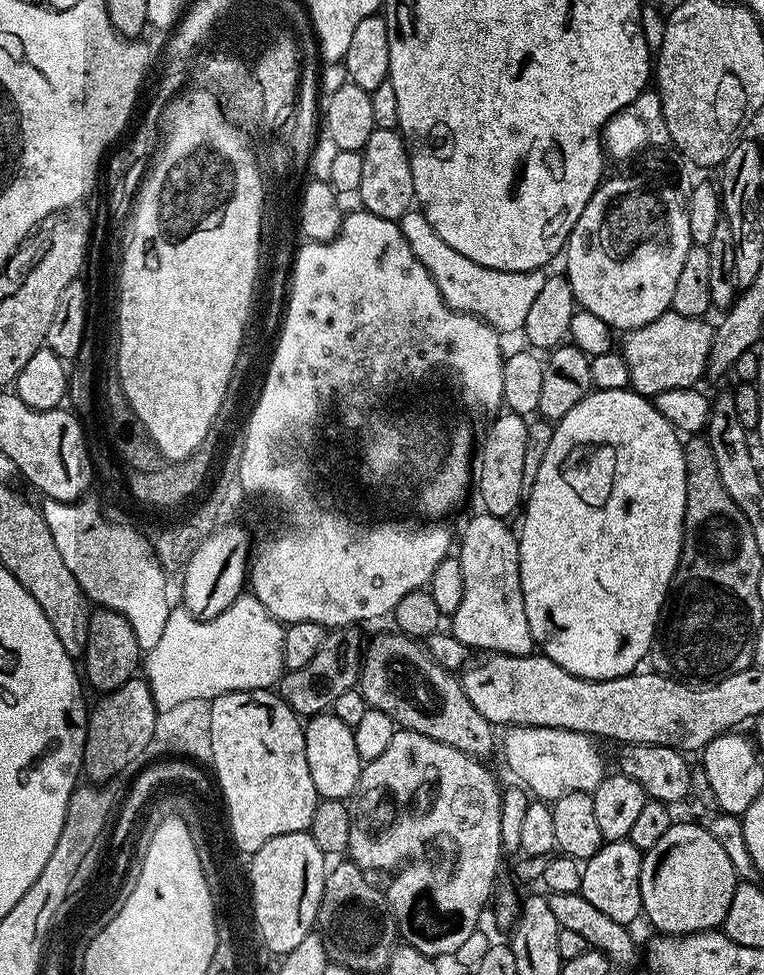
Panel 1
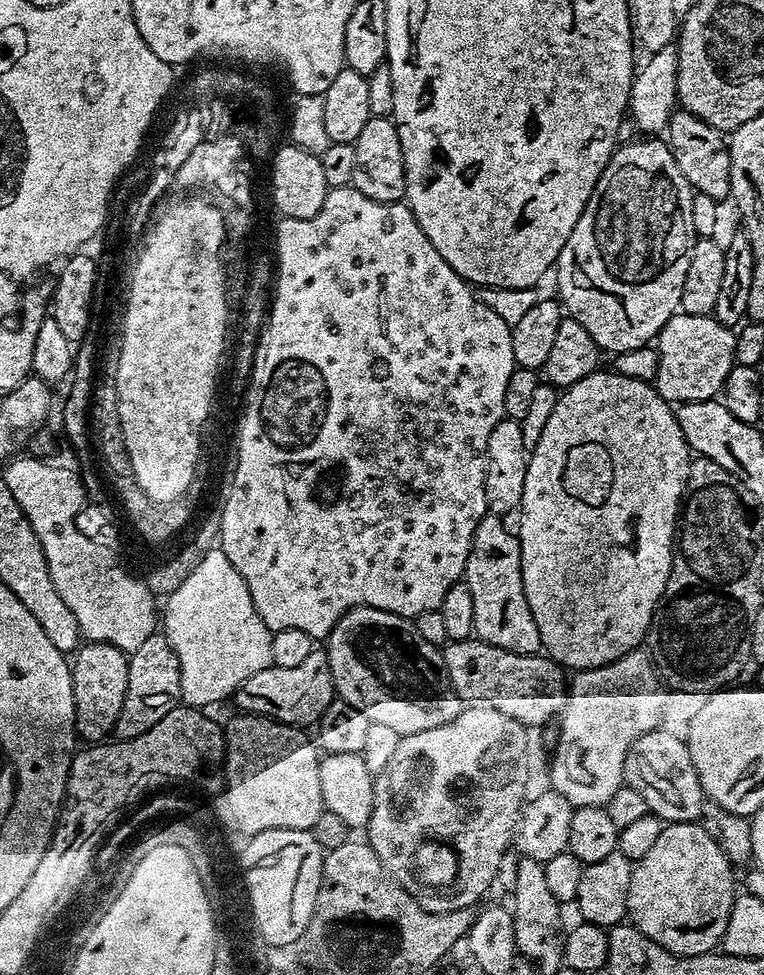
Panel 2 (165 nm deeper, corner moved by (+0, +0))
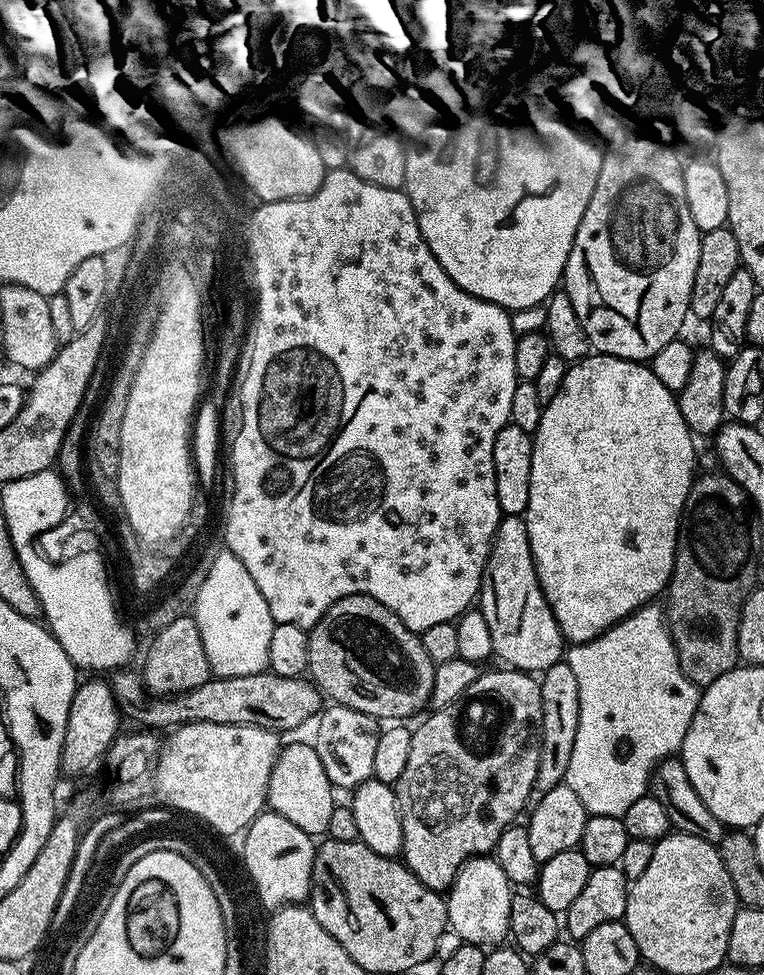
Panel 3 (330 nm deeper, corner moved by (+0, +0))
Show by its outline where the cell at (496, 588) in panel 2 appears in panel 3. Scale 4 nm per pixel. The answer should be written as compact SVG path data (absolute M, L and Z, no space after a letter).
M504 516L500 521L482 574L478 611L486 618L486 626L490 626L493 653L501 656L507 667L543 674L565 655L566 641L538 582L523 516Z

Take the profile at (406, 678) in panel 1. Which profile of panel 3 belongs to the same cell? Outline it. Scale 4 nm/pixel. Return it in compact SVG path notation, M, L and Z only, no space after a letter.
M354 594L353 596L342 598L338 602L334 602L334 606L330 606L330 610L326 610L326 614L322 614L319 622L311 628L308 634L308 641L310 642L310 662L308 663L307 675L329 701L337 704L345 704L354 710L362 710L362 714L370 714L381 722L404 722L407 721L407 716L412 716L415 712L420 711L420 713L423 713L425 711L423 708L425 707L427 709L429 707L432 691L434 690L436 665L432 663L430 654L426 654L419 635L411 632L411 630L400 621L398 614L394 614L386 606L382 606L382 602L378 602L374 598L363 596L362 594Z

